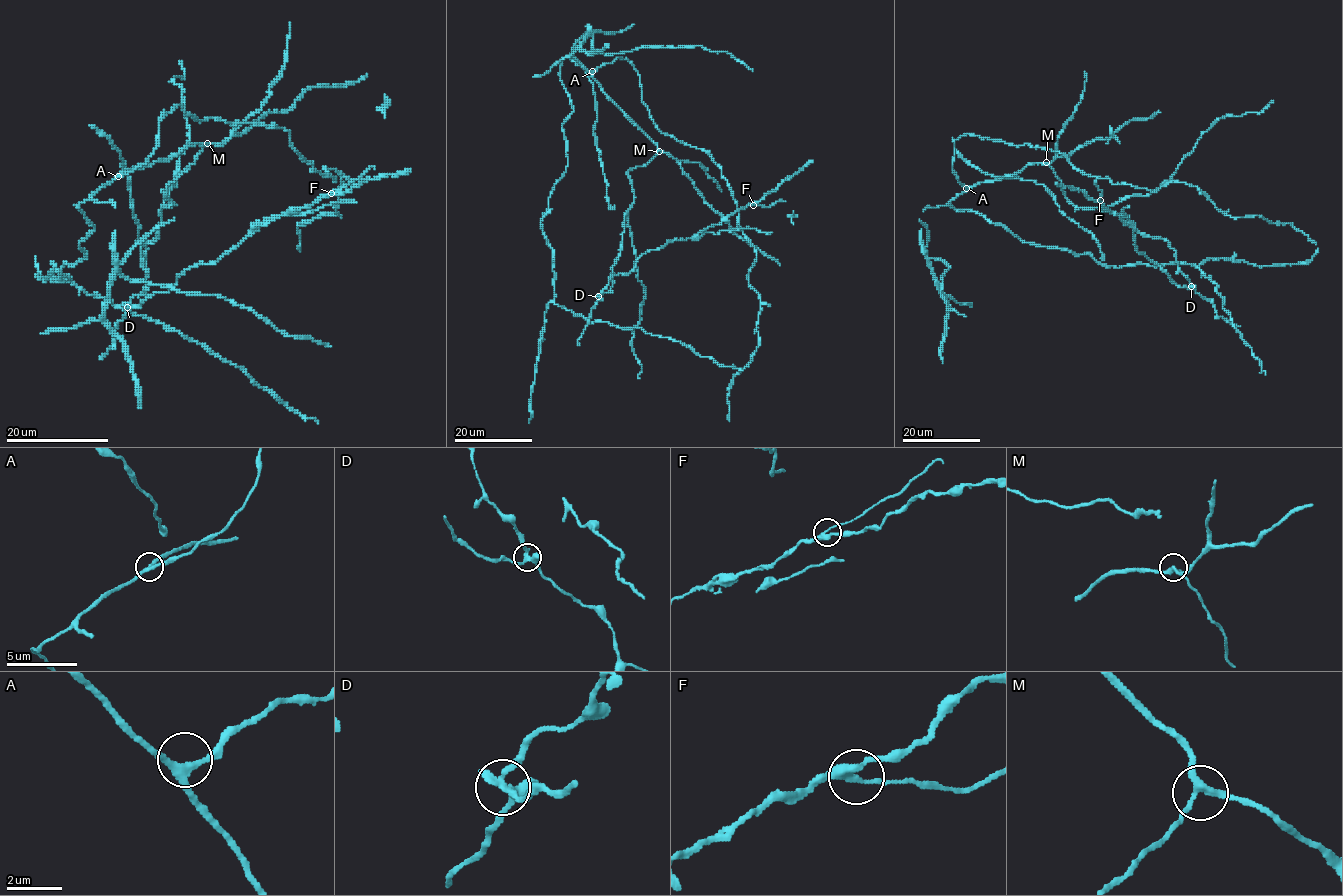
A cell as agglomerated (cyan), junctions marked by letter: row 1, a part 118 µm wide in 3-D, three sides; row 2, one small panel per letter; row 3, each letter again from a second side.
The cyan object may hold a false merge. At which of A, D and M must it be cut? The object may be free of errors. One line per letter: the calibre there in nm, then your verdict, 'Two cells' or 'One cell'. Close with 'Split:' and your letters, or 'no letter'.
A: Thickness 240 nm. One cell
D: Thickness 280 nm. Two cells
M: Thickness 260 nm. One cell
Split: D

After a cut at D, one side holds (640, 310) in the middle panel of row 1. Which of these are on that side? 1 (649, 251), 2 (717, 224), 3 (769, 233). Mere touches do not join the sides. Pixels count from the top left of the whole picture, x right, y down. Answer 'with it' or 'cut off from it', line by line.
1: cut off from it
2: cut off from it
3: cut off from it

